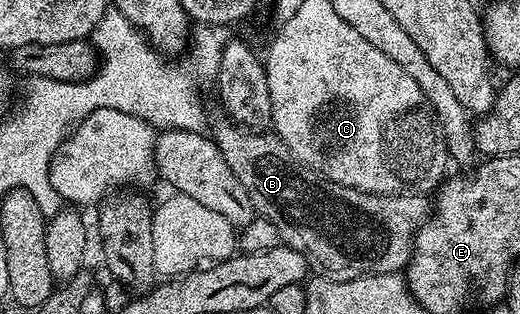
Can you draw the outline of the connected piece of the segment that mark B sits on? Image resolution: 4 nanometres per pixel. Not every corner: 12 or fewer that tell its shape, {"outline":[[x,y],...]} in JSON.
{"outline":[[211,127],[254,212],[320,278],[404,272],[431,203],[306,170]]}

